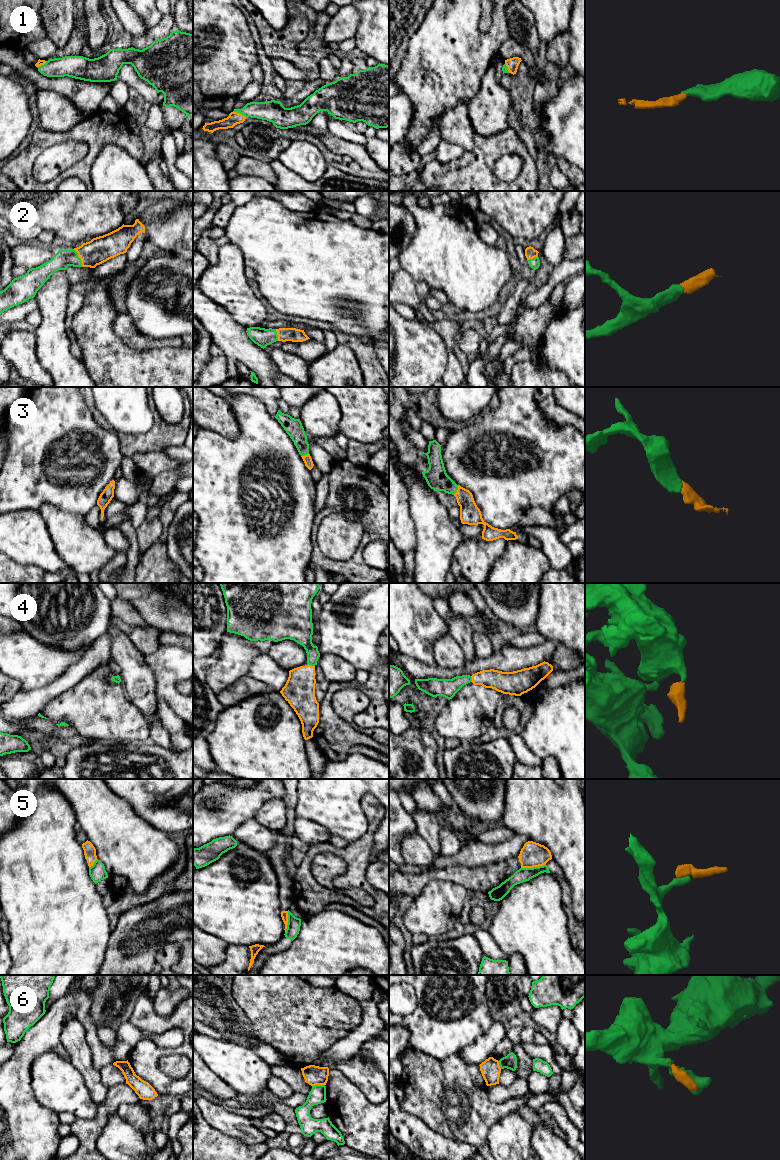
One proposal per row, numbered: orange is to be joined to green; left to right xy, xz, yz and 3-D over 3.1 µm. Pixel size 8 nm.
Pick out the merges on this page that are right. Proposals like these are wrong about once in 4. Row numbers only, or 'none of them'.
1, 2, 3, 4

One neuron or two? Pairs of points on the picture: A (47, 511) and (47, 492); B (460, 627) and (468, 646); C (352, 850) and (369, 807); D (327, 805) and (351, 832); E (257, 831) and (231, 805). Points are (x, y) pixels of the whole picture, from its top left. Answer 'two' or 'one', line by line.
A: two
B: one
C: one
D: one
E: two

